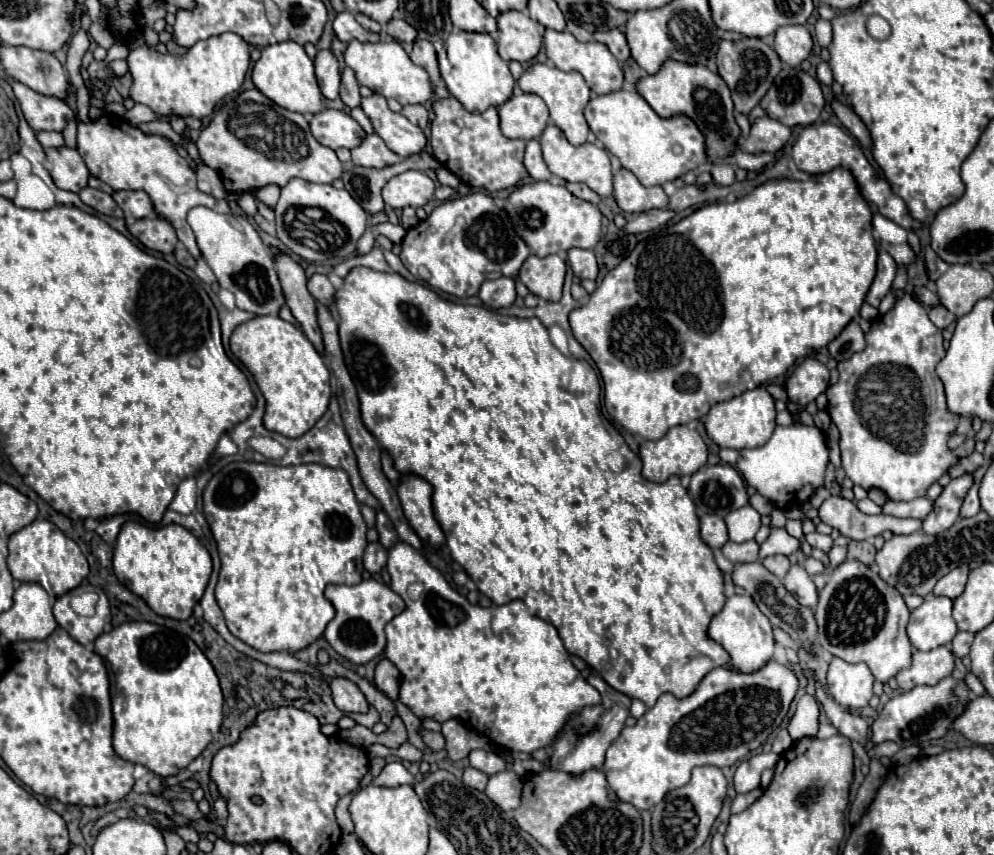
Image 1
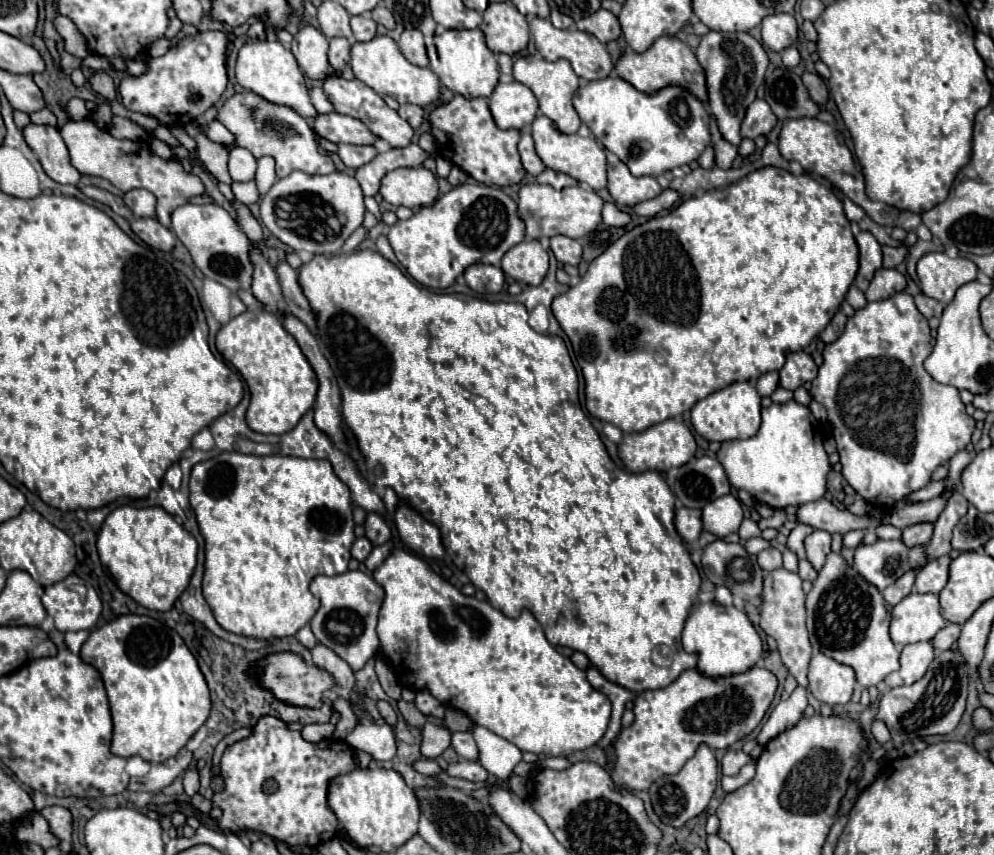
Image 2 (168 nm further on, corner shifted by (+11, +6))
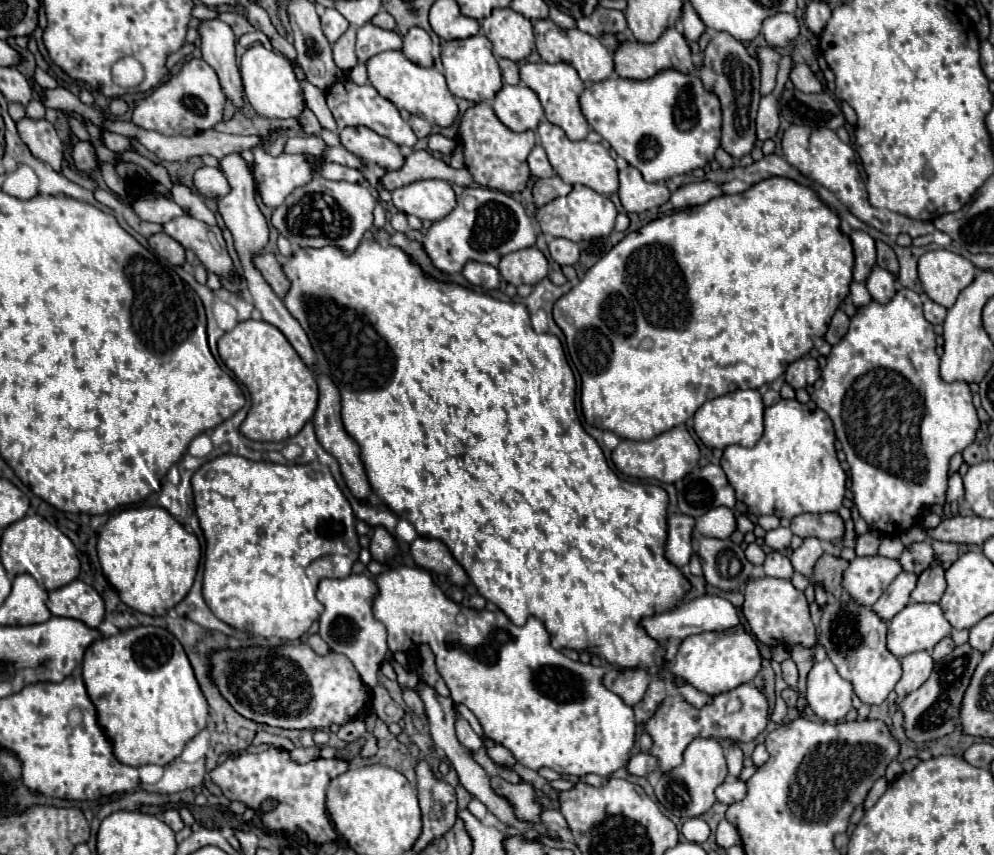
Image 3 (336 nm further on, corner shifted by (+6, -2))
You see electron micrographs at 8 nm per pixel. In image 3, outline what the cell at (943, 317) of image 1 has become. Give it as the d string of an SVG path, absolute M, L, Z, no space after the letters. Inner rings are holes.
M926 300L924 302L924 318L930 322L930 324L942 324L944 318L946 318L946 308L932 302L932 300Z

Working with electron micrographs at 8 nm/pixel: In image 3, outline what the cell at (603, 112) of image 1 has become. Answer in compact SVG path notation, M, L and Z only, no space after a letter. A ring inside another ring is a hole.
M664 70L650 80L614 76L588 84L580 94L580 108L588 124L618 156L638 168L646 182L664 182L676 174L704 168L720 146L720 102L702 86L698 74Z

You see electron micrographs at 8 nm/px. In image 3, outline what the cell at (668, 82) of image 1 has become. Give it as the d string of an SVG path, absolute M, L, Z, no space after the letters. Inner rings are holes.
M668 28L654 44L640 44L640 42L620 44L620 48L614 52L614 64L616 64L616 74L620 78L628 78L628 80L648 80L648 78L656 76L658 72L664 72L670 68L684 72L684 74L690 74L696 70L696 66L692 62L690 46L676 28Z

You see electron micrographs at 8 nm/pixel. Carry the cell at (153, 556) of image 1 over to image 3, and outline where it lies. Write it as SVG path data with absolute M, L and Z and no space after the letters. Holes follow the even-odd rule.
M160 506L150 508L128 508L122 510L106 522L98 536L98 558L102 564L102 572L108 578L108 582L118 590L118 596L124 604L130 608L150 614L150 616L164 616L168 610L172 610L188 592L194 582L194 574L198 570L200 562L200 544L194 534L188 534L182 524L174 516L170 516Z

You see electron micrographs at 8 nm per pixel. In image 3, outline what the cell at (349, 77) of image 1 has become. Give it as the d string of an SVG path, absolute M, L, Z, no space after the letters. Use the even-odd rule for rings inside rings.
M350 26L342 38L338 38L338 42L332 44L332 50L334 50L334 62L340 70L348 72L352 70L358 60L356 60L356 52L354 52L354 42L356 42L356 28Z

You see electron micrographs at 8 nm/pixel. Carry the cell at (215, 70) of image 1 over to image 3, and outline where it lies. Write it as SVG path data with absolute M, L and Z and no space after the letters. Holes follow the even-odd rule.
M190 58L190 62L184 62L178 74L172 74L164 84L154 88L150 96L134 102L132 122L164 136L190 136L214 128L222 120L224 102L226 94L218 82L216 70L202 58Z

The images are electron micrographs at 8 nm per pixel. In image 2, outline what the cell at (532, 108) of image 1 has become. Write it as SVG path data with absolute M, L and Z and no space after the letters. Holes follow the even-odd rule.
M521 82L497 84L497 88L489 96L489 110L499 128L521 130L535 120L537 98Z

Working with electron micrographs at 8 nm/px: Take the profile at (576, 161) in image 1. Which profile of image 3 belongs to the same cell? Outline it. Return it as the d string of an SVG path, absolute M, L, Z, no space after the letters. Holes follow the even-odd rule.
M540 122L540 126L536 128L538 136L540 136L540 144L548 154L548 160L554 168L554 172L564 180L574 184L582 184L592 188L598 194L612 194L618 190L618 168L614 158L610 156L610 152L602 146L602 144L590 144L586 140L580 142L572 142L568 140L568 136L564 134L562 128L550 124L550 122Z

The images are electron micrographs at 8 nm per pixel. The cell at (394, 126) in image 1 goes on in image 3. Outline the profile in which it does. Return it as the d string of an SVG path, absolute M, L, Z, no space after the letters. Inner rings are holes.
M340 80L326 92L326 98L328 98L330 112L334 114L334 118L338 122L338 128L344 128L344 126L368 126L376 134L392 140L394 144L398 144L402 148L414 148L414 144L418 142L418 138L412 132L412 128L408 126L408 122L402 120L398 108L390 100L382 98L376 92L376 88L370 86L370 84L356 86L350 80Z

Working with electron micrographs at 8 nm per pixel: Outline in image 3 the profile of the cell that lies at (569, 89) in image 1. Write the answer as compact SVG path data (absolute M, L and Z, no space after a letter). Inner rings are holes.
M528 62L528 64L520 66L520 82L538 94L544 114L546 114L546 120L560 126L570 140L584 140L588 136L590 126L578 106L578 96L584 90L584 84L578 78L578 72L570 64L564 64L564 62L560 62L560 64L548 64L548 62L530 64Z

